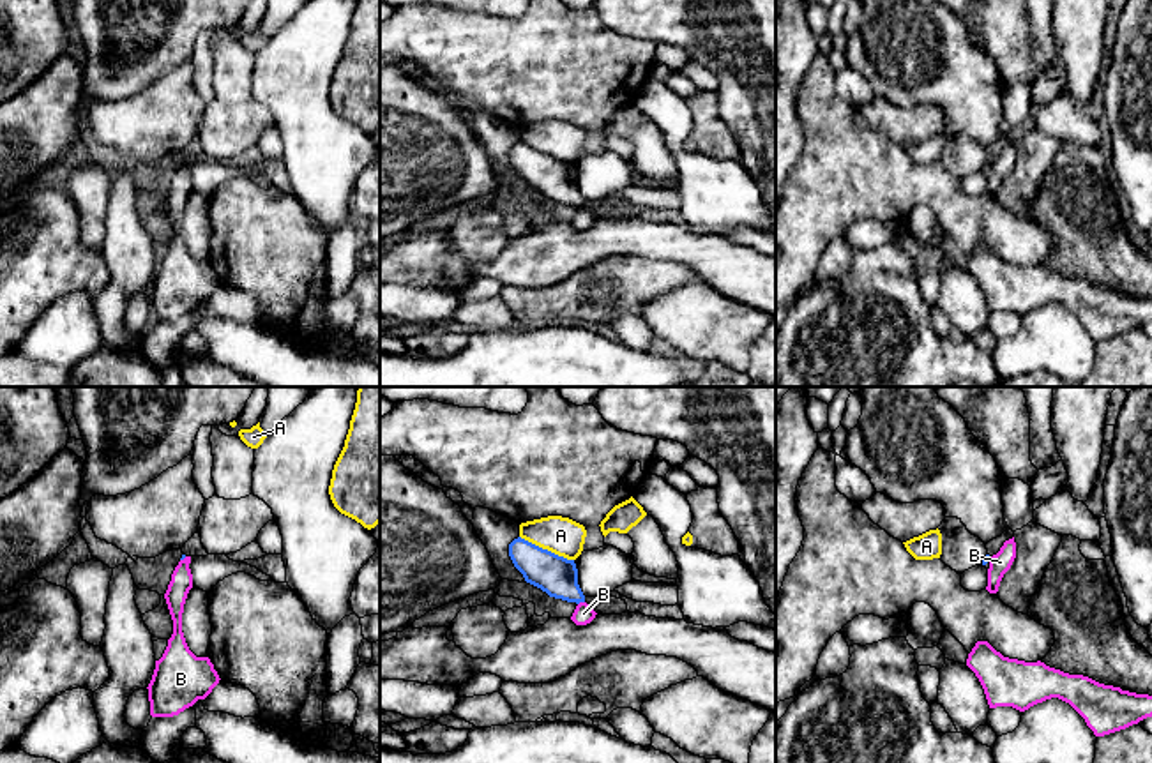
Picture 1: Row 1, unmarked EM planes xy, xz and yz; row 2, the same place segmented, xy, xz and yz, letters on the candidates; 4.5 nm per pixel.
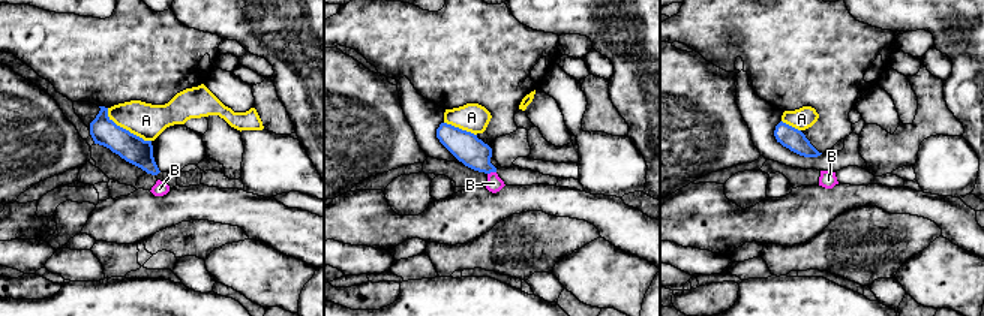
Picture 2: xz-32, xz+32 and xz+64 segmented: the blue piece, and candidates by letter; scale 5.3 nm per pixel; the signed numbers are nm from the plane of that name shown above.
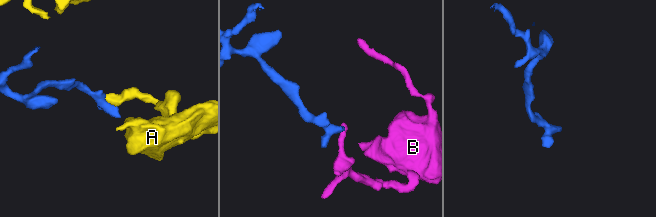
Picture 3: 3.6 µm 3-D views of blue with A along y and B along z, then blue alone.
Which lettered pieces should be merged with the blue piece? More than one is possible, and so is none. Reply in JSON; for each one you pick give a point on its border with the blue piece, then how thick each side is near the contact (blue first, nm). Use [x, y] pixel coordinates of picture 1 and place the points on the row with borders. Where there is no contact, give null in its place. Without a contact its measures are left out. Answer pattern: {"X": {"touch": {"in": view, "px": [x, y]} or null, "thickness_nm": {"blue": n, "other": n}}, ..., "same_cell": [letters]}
{"same_cell": []}

